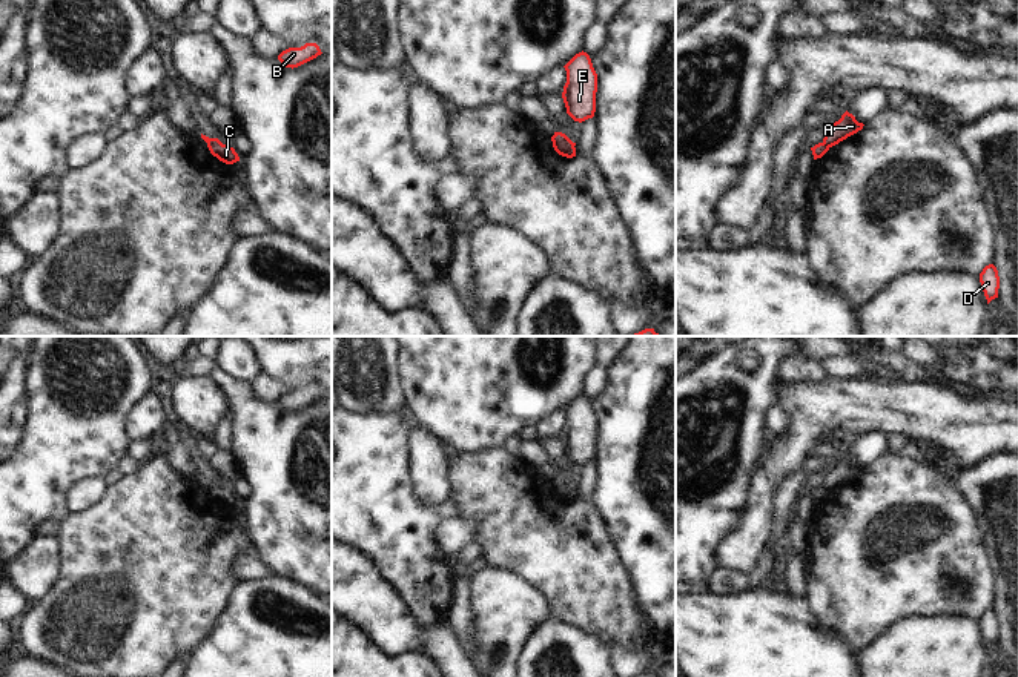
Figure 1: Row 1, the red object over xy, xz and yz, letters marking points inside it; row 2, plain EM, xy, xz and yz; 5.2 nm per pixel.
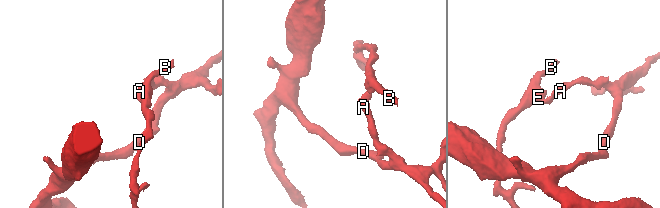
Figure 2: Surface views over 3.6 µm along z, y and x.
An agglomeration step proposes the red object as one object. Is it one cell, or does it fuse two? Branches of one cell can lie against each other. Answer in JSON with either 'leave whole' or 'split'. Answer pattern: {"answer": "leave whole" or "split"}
{"answer": "split"}

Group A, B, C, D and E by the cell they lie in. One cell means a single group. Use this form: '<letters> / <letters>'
A D / B C E

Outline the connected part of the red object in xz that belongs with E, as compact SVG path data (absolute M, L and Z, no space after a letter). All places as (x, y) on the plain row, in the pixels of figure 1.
M582 395L564 411L567 414L567 427L562 442L567 457L579 467L593 462L596 456L597 418L590 399Z

